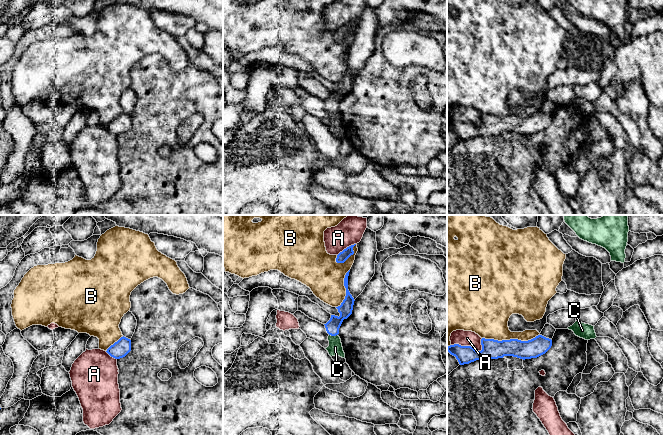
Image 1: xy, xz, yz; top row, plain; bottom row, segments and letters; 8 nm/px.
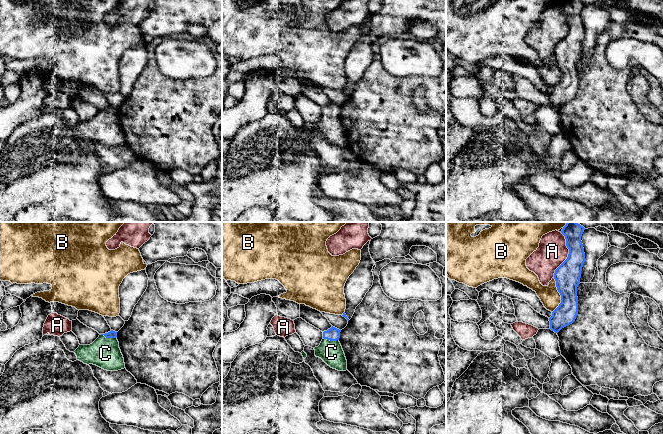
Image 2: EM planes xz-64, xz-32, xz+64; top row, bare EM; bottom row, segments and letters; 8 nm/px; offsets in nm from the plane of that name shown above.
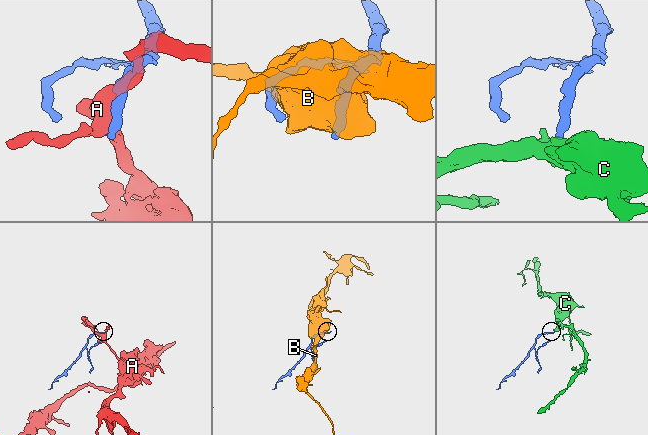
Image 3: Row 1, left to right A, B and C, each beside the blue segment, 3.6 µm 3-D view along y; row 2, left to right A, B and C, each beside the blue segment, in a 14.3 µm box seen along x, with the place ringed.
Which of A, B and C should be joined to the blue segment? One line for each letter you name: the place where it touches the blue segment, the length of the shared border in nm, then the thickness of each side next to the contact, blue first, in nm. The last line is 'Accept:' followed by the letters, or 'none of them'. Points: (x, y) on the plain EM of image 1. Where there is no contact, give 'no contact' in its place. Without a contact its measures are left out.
C: xz (333, 111) | 70 nm | 110/110 nm
Accept: C

